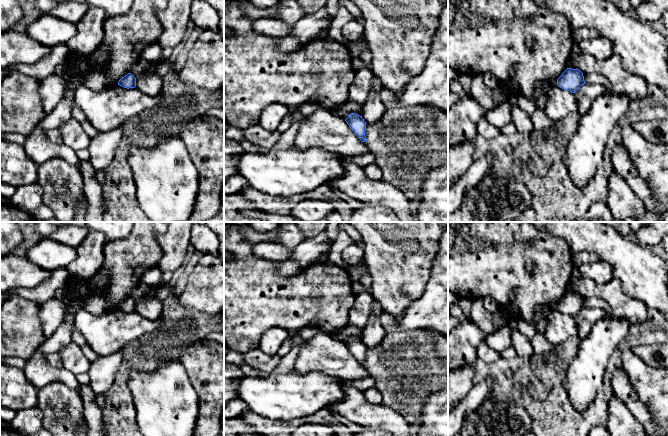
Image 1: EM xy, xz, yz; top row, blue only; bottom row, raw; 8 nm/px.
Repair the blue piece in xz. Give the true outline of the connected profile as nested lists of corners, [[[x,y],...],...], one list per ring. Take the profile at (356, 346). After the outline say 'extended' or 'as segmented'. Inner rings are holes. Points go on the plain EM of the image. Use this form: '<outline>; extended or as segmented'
[[[351,337],[348,339],[348,341],[345,343],[349,351],[352,353],[352,355],[355,357],[355,359],[362,365],[365,366],[365,354],[366,354],[366,346],[362,342],[362,340]]]; as segmented

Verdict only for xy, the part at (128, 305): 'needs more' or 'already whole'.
already whole

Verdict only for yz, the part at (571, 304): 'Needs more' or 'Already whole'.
Already whole

